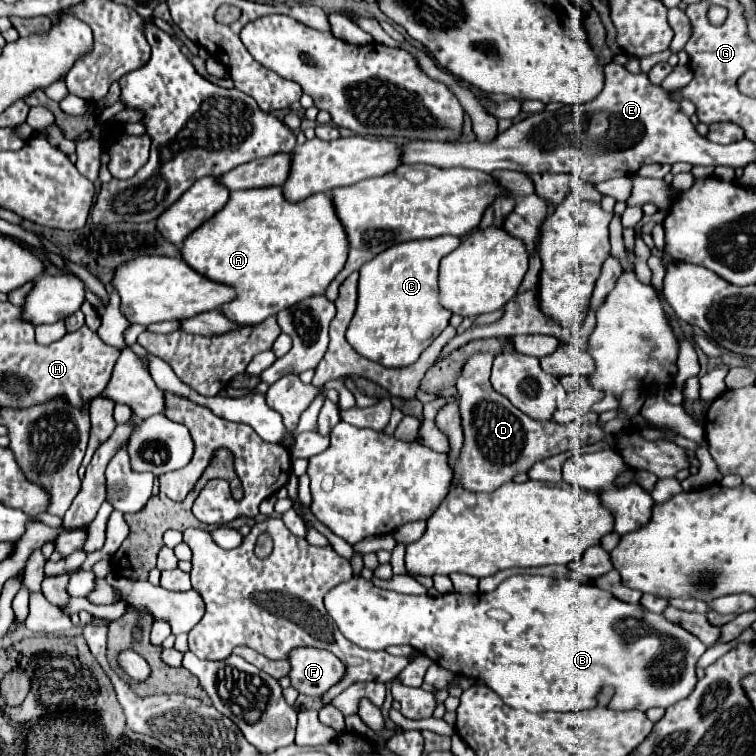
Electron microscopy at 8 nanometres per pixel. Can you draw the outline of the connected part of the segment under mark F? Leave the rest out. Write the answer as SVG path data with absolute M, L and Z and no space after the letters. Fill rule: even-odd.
M298 647L290 655L292 687L310 697L322 697L346 675L344 663L330 651Z

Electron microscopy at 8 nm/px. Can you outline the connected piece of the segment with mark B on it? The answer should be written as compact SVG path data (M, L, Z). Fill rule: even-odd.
M512 575L510 579L502 581L498 585L498 589L494 589L492 593L472 593L472 595L446 593L446 595L438 595L438 597L402 595L402 593L396 593L396 591L380 589L380 587L372 585L370 581L366 581L364 577L352 577L350 581L340 583L338 587L334 587L326 593L324 607L326 607L328 615L334 619L334 623L338 625L340 633L346 639L350 639L352 643L356 643L358 647L378 651L378 649L386 649L388 645L404 645L406 643L406 645L414 647L416 651L420 651L422 655L430 657L440 667L444 667L444 669L454 667L454 669L448 669L448 671L452 671L456 675L462 675L462 677L482 681L486 687L496 691L506 705L510 705L514 709L522 707L522 709L532 711L532 713L540 713L540 711L566 713L566 711L584 711L584 709L596 707L596 695L598 695L602 685L612 685L616 689L612 701L610 701L610 709L616 709L616 711L628 711L628 709L646 711L650 707L670 707L670 705L678 703L680 699L684 699L692 693L692 689L698 681L696 679L696 661L706 651L706 645L698 637L690 635L686 629L678 627L676 623L670 623L664 615L646 611L642 605L624 603L624 601L616 599L614 595L610 595L608 591L598 589L592 583L576 583L572 579L552 579L552 577L540 577L540 575Z

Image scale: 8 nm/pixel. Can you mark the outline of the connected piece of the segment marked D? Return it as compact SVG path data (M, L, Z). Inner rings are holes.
M474 353L466 361L462 375L458 377L456 383L460 393L464 445L454 467L454 479L458 479L458 485L450 483L450 487L462 487L474 493L478 491L490 493L500 485L512 481L514 475L526 473L536 461L542 461L546 457L562 453L562 449L568 449L566 425L564 427L552 425L550 429L550 421L536 421L528 417L520 409L516 409L504 395L492 389L490 369L494 357L496 355L490 353ZM482 445L486 445L486 455Z

